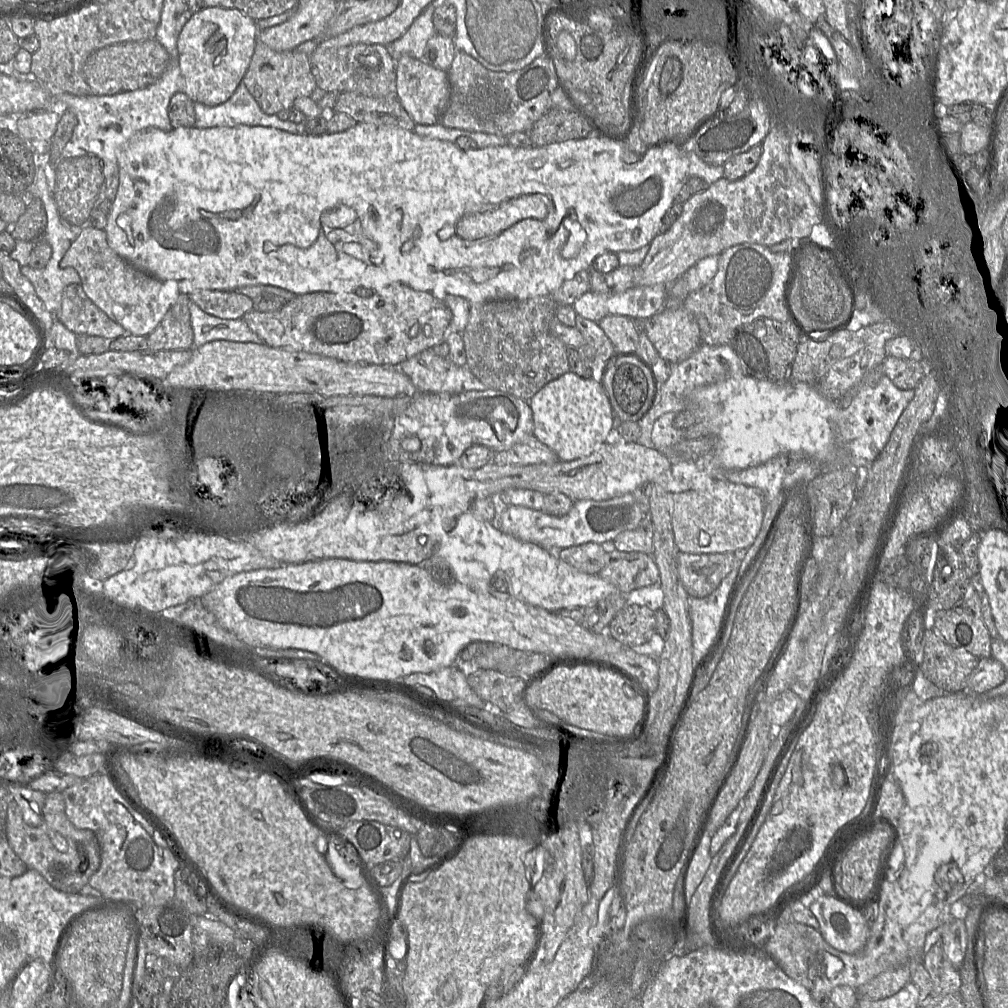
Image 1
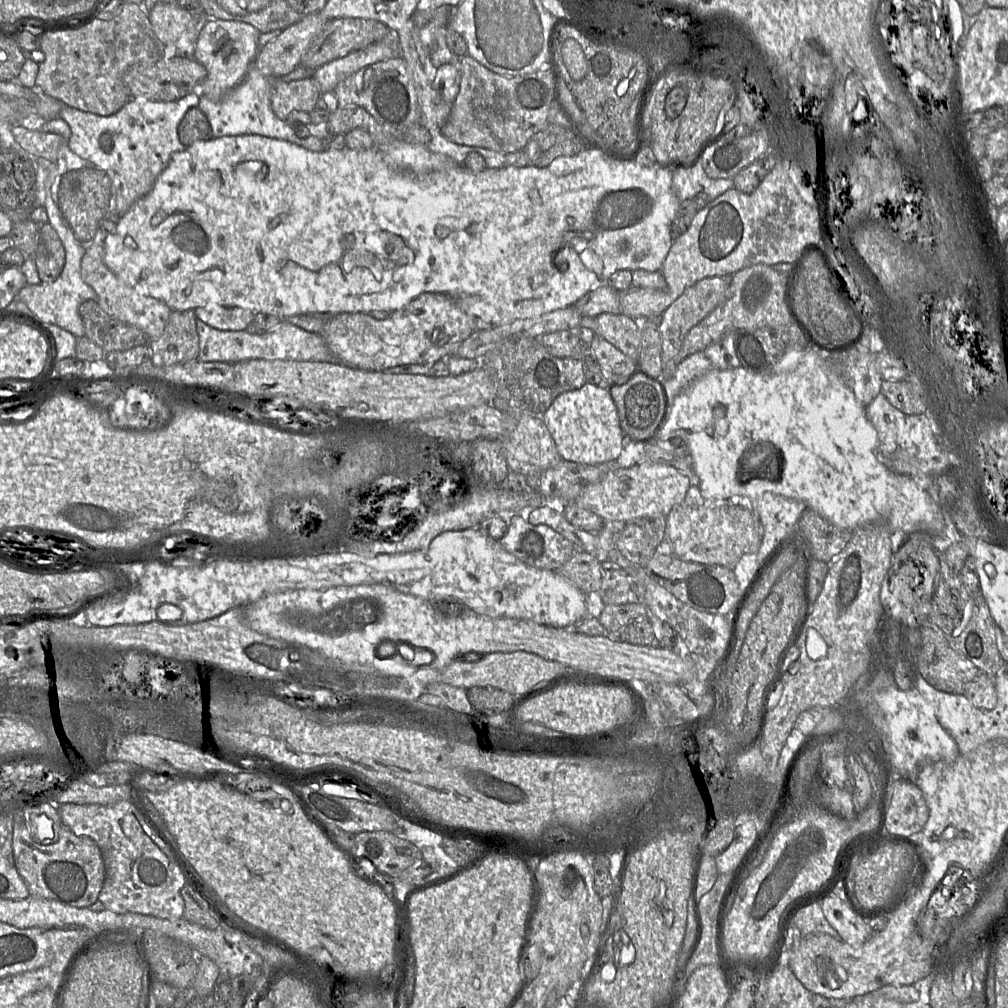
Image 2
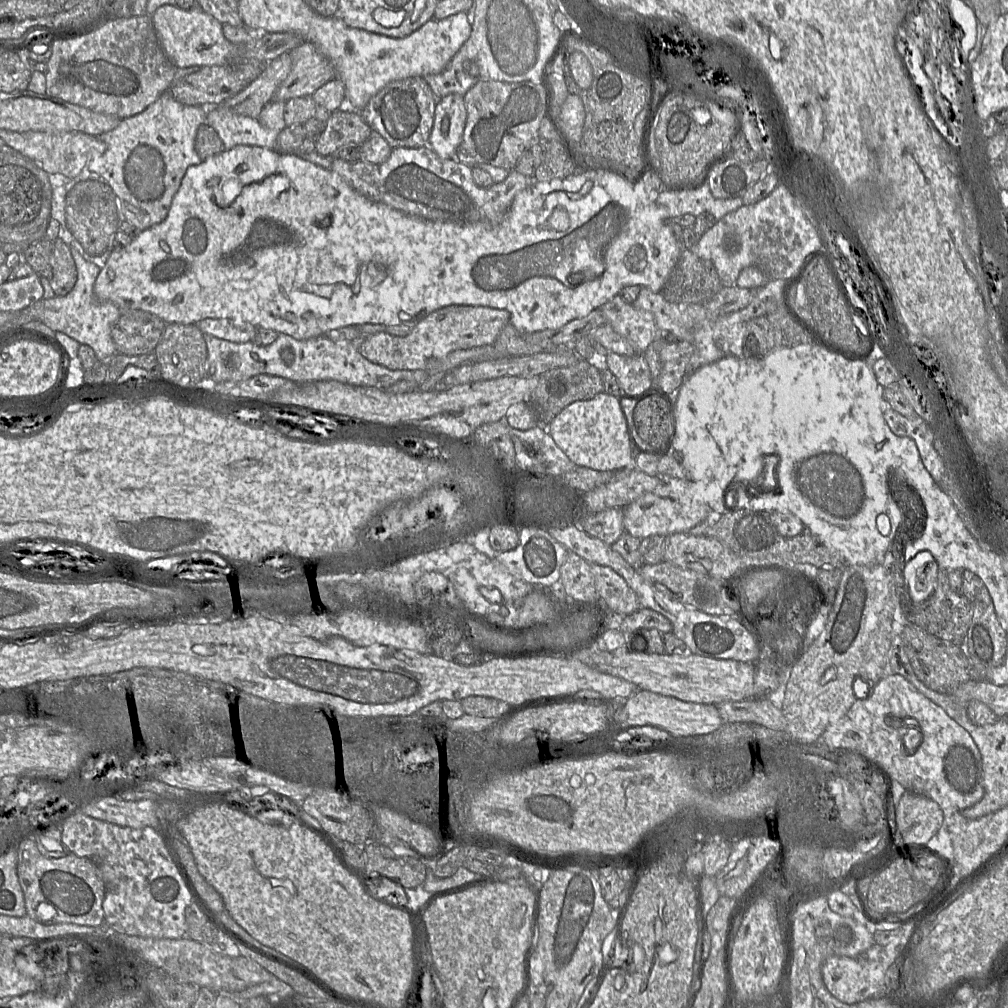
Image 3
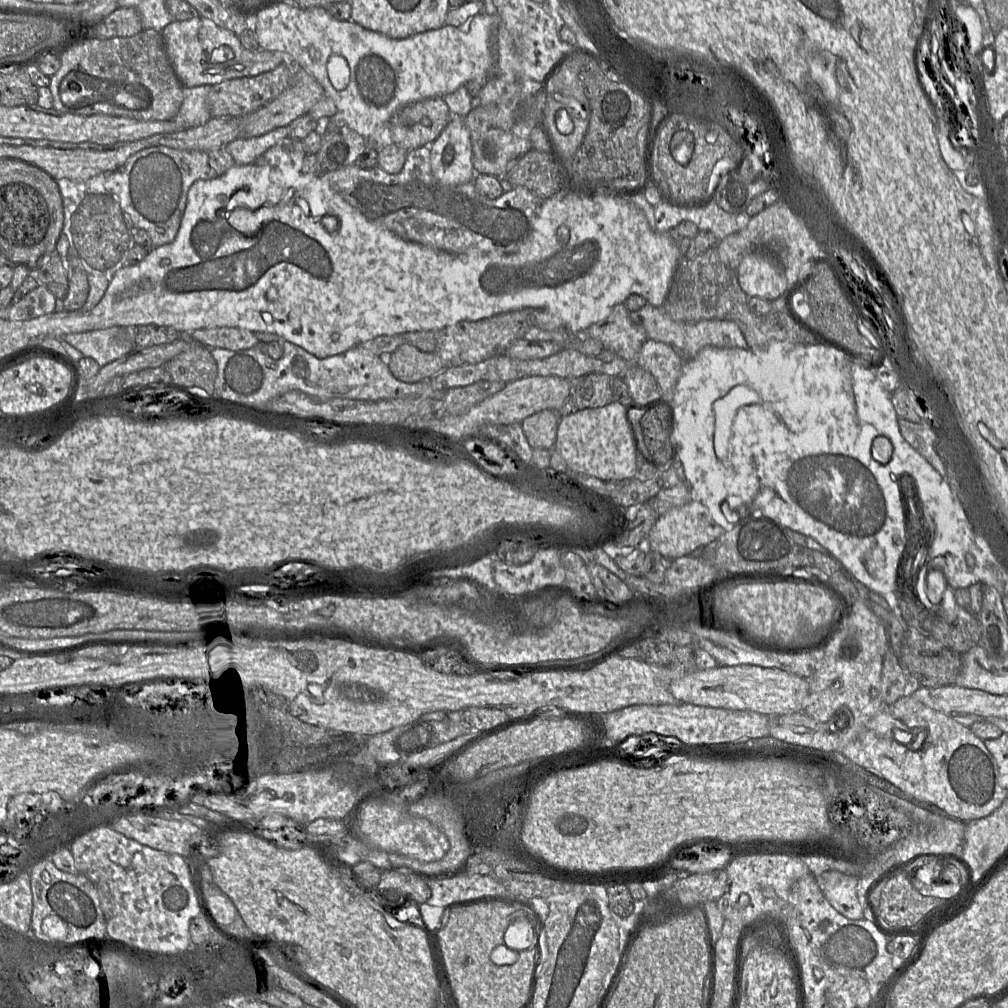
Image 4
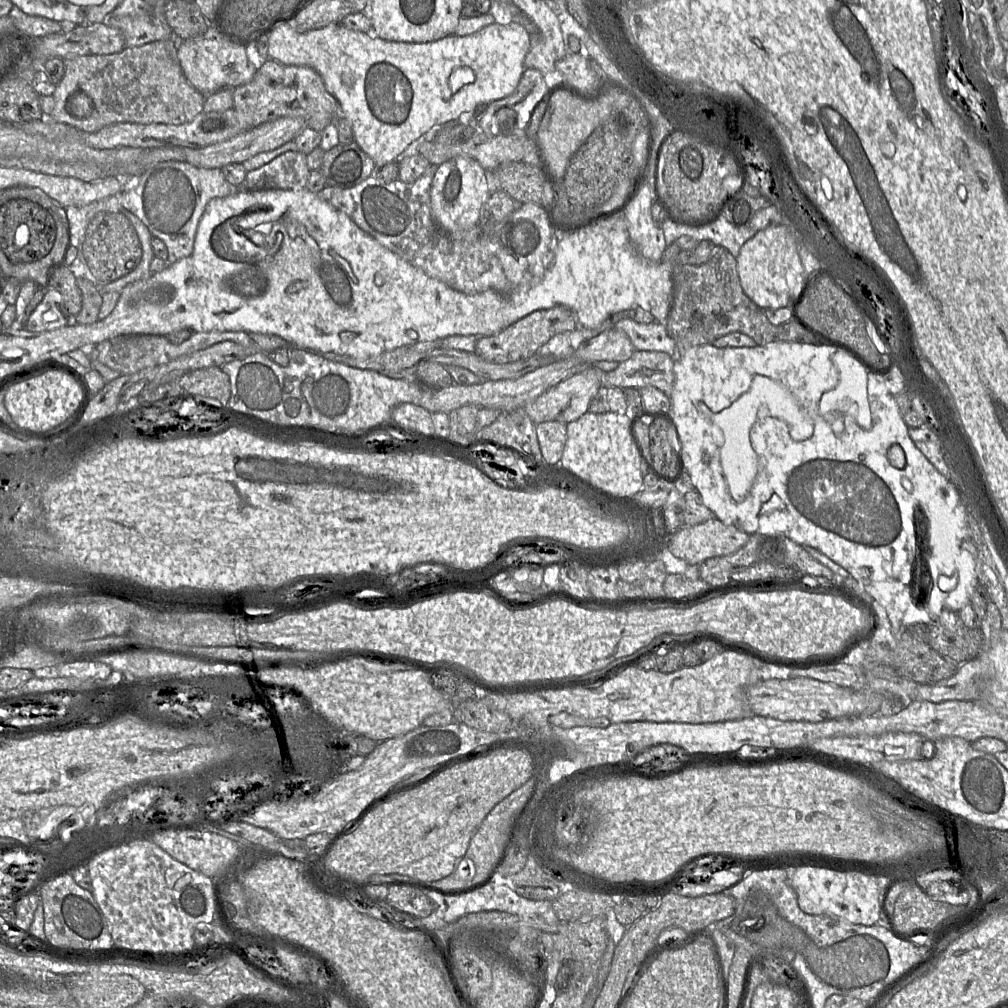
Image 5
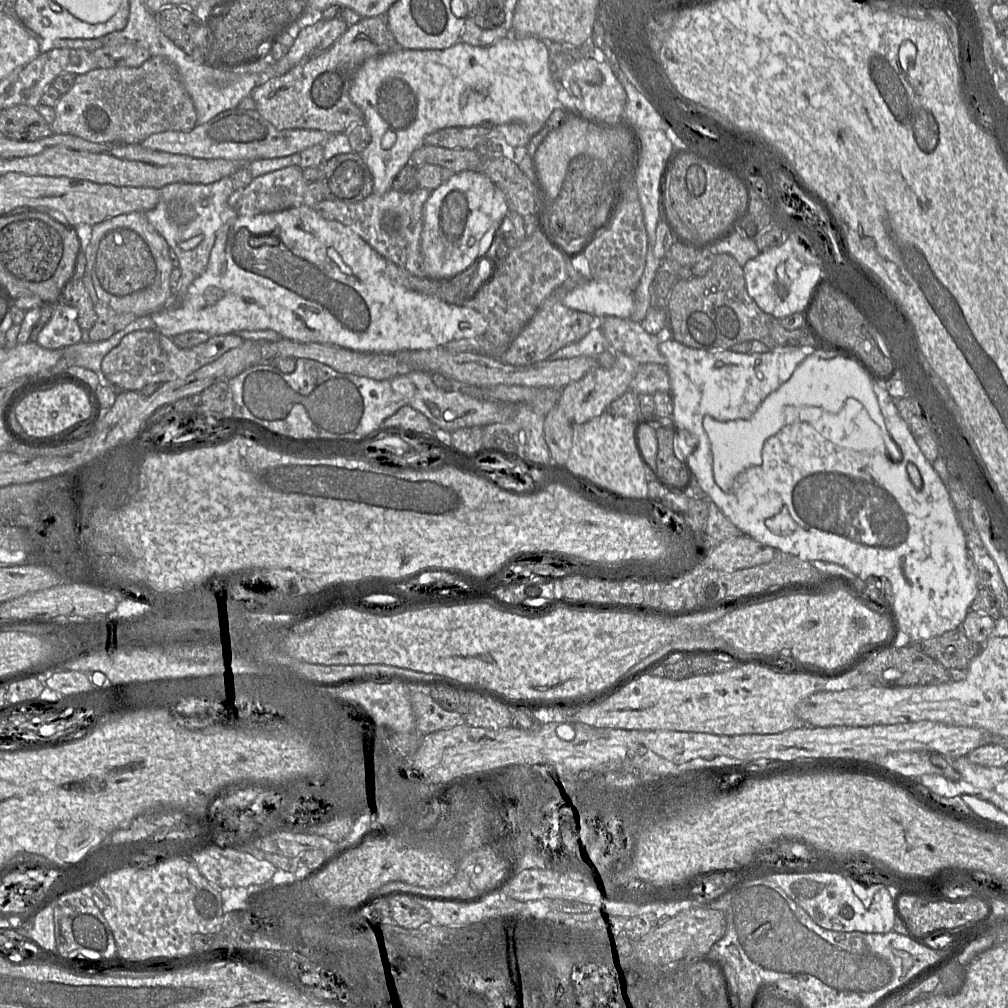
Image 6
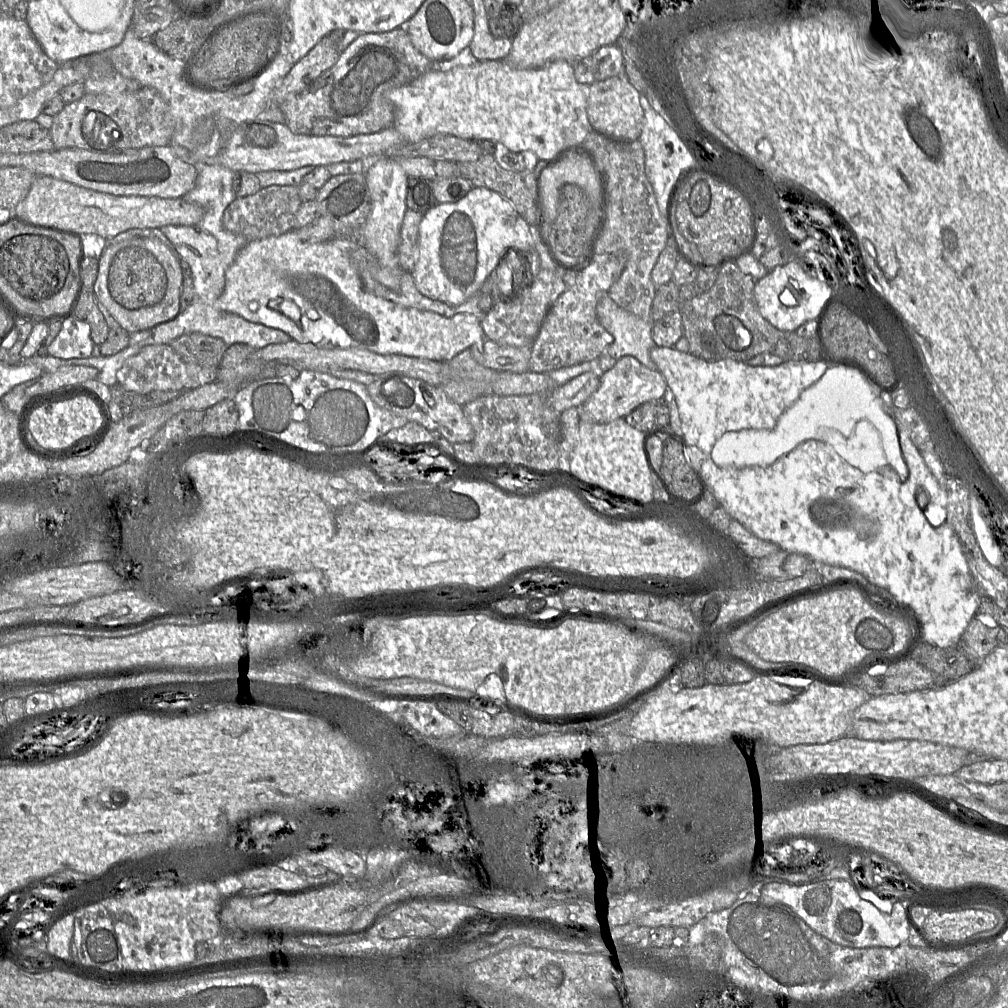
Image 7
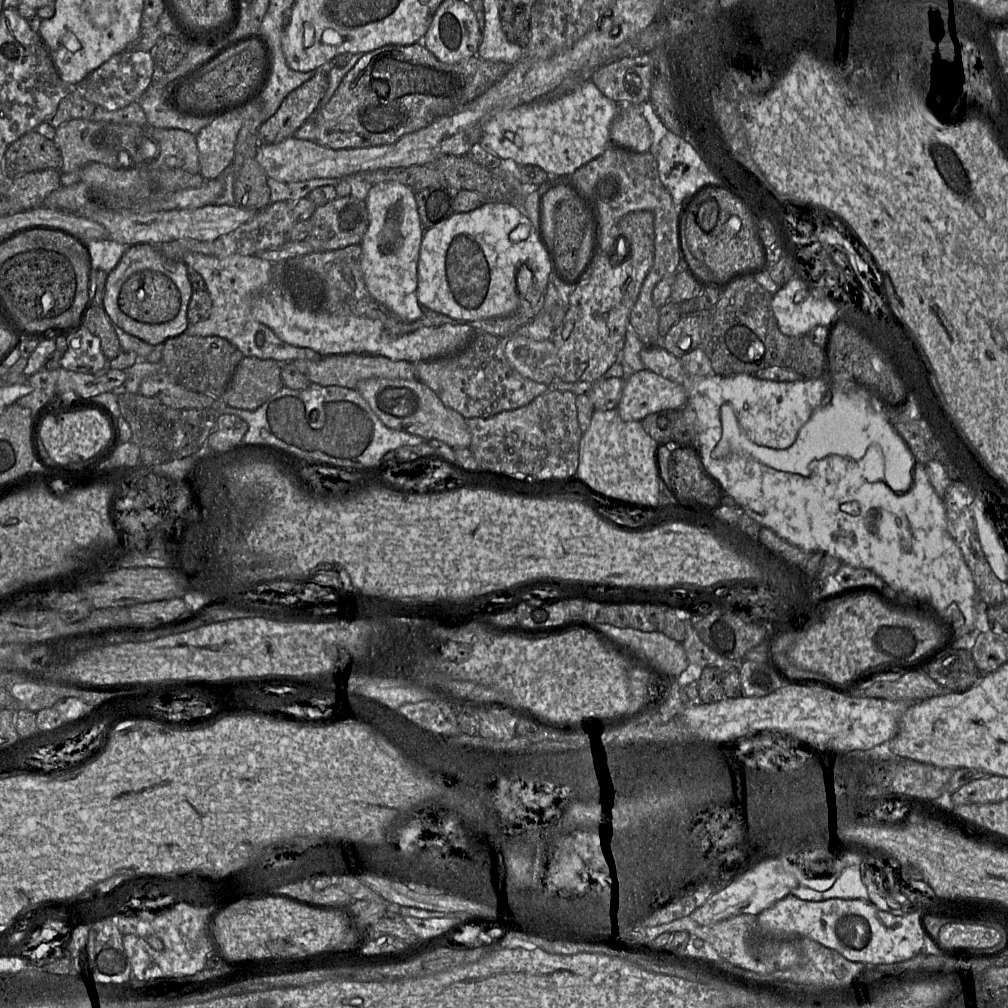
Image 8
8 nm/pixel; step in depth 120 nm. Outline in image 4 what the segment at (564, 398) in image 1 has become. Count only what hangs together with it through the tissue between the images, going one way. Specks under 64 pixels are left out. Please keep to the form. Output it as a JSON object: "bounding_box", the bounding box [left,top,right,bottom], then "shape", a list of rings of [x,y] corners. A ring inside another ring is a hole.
{"bounding_box":[555,400,646,481],"shape":[[[616,400],[603,407],[561,415],[555,448],[570,468],[604,481],[634,478],[646,461],[636,447],[627,418],[627,407]]]}

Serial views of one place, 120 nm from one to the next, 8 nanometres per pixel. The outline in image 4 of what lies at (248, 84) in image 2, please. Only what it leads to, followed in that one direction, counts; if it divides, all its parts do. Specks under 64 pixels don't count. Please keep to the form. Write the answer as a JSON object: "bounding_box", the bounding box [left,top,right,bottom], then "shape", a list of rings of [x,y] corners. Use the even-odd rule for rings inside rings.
{"bounding_box":[225,126,289,165],"shape":[[[283,126],[261,136],[239,137],[228,143],[225,148],[237,165],[248,165],[286,137],[289,137],[289,130],[287,126]]]}

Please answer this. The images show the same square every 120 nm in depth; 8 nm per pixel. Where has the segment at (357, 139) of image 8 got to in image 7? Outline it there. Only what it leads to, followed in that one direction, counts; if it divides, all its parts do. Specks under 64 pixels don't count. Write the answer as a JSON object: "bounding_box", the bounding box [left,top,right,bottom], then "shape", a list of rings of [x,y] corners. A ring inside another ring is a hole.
{"bounding_box":[281,27,478,137],"shape":[[[404,27],[388,32],[360,33],[329,70],[285,100],[281,110],[286,125],[296,134],[339,137],[373,134],[392,127],[394,108],[388,99],[390,90],[430,71],[471,66],[478,61],[469,47],[452,59],[429,59],[414,47]]]}

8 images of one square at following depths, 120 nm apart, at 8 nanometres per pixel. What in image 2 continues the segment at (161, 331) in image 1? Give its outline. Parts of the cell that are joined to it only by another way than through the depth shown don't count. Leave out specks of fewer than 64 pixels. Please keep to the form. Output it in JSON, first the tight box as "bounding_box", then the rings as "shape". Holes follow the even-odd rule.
{"bounding_box":[149,310,198,367],"shape":[[[194,310],[171,312],[162,334],[149,340],[154,365],[165,367],[198,358],[196,320]]]}

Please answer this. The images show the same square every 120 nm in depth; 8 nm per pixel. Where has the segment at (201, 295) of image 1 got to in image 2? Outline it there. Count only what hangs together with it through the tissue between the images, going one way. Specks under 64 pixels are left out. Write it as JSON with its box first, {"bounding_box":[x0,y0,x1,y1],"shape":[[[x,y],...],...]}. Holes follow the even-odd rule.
{"bounding_box":[194,304,255,331],"shape":[[[207,304],[194,310],[198,319],[209,326],[225,331],[246,330],[254,321],[255,313],[240,307],[227,307],[219,304]]]}

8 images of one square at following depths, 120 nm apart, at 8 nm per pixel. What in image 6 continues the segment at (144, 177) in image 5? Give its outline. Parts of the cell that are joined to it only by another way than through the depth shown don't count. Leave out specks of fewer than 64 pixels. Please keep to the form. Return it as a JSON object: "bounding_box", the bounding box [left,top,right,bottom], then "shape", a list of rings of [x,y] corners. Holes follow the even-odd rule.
{"bounding_box":[144,176,233,299],"shape":[[[229,176],[206,185],[173,183],[160,190],[158,204],[144,213],[178,258],[181,277],[176,298],[183,299],[190,284],[205,271],[217,232],[226,222],[221,213],[229,208],[228,198],[233,192]]]}

